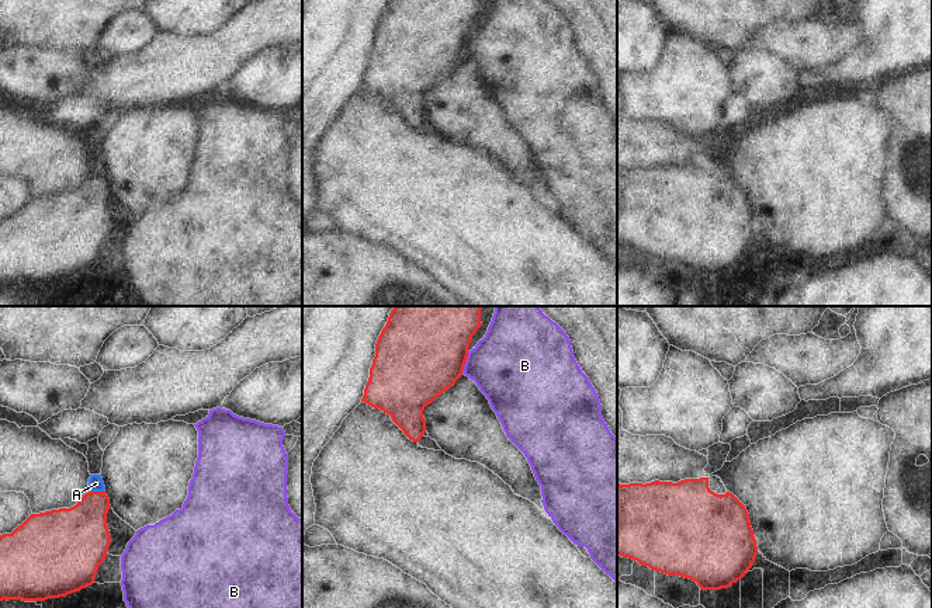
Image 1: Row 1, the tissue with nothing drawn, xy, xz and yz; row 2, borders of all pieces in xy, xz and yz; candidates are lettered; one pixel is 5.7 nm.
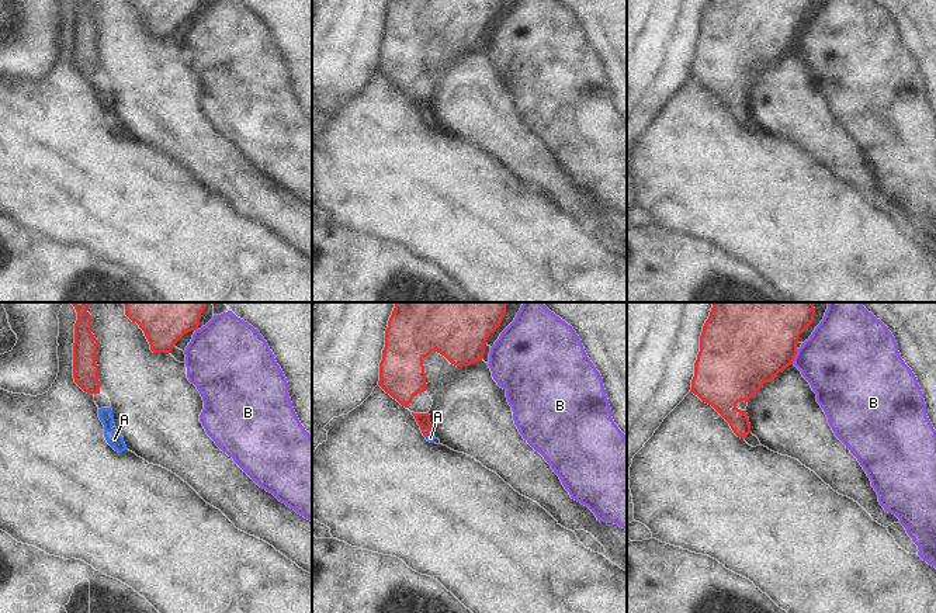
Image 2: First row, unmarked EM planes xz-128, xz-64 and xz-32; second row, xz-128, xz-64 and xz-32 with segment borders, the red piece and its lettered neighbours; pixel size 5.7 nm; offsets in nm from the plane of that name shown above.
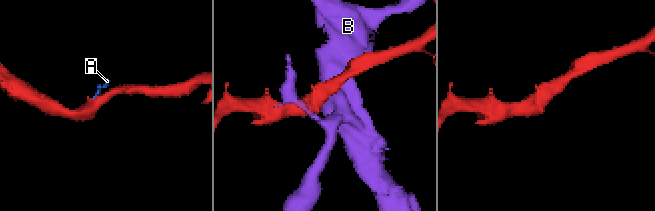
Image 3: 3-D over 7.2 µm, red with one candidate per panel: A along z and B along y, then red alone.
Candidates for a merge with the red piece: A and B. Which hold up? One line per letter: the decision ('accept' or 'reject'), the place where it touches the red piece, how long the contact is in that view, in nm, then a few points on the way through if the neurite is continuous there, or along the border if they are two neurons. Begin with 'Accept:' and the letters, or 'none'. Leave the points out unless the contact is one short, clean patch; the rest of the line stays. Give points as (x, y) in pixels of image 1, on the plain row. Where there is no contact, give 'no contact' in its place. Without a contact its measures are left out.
Accept: A
A: accept; meets red in xy at (97, 177); contact 70 nm long
B: reject; meets red in xz at (464, 48); contact 140 nm long; border along xz (470, 37), (461, 58)

